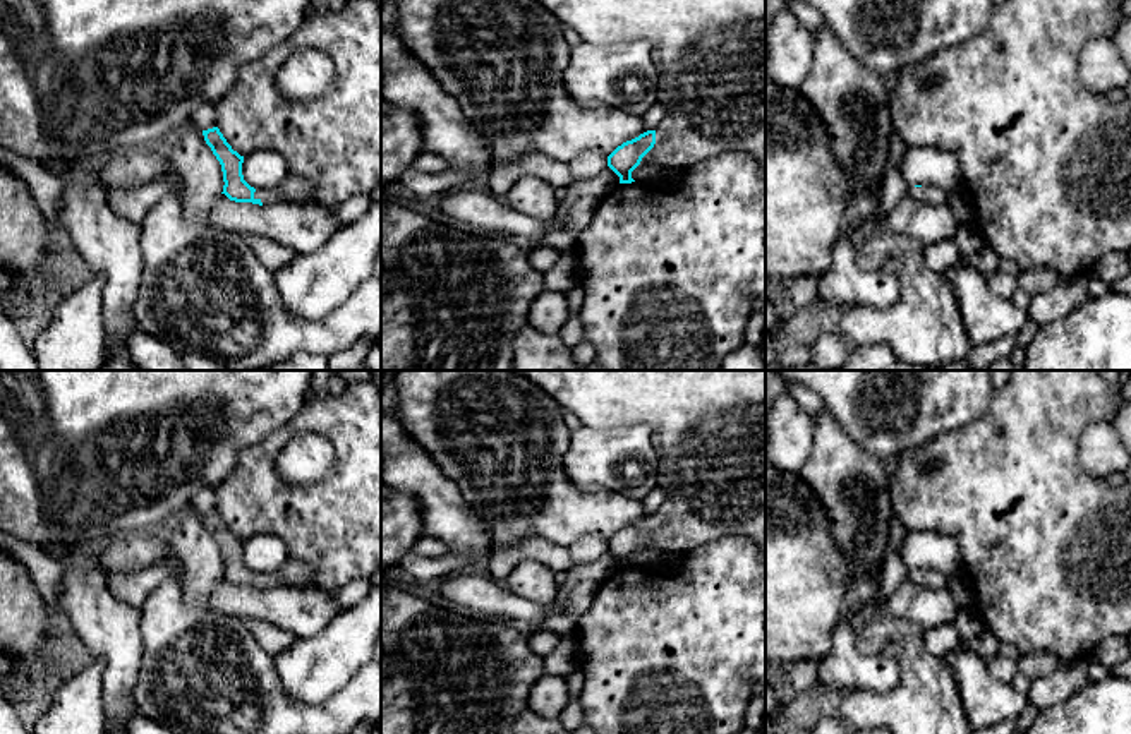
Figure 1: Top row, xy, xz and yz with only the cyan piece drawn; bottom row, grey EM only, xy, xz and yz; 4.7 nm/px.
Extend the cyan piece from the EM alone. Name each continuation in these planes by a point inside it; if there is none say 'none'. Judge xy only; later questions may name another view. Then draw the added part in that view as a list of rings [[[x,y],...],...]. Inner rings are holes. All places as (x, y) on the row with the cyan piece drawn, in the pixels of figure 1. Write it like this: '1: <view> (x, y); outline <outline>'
1: xy (294, 189); outline [[[288,175],[280,185],[273,189],[256,189],[254,199],[263,206],[276,202],[309,204],[314,202],[316,187],[312,180],[299,175]]]

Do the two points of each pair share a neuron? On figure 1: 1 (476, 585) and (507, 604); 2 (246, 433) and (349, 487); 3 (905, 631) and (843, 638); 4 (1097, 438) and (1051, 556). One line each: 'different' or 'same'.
1: same
2: different
3: different
4: different

